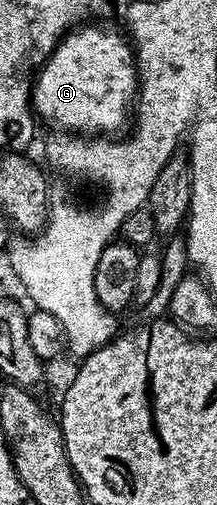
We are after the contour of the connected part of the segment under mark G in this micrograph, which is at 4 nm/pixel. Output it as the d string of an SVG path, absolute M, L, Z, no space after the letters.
M82 23L69 30L33 78L32 108L35 114L55 125L55 130L75 135L114 135L117 129L125 125L127 128L140 82L131 42L123 34L122 37L114 29L105 29L102 23Z

